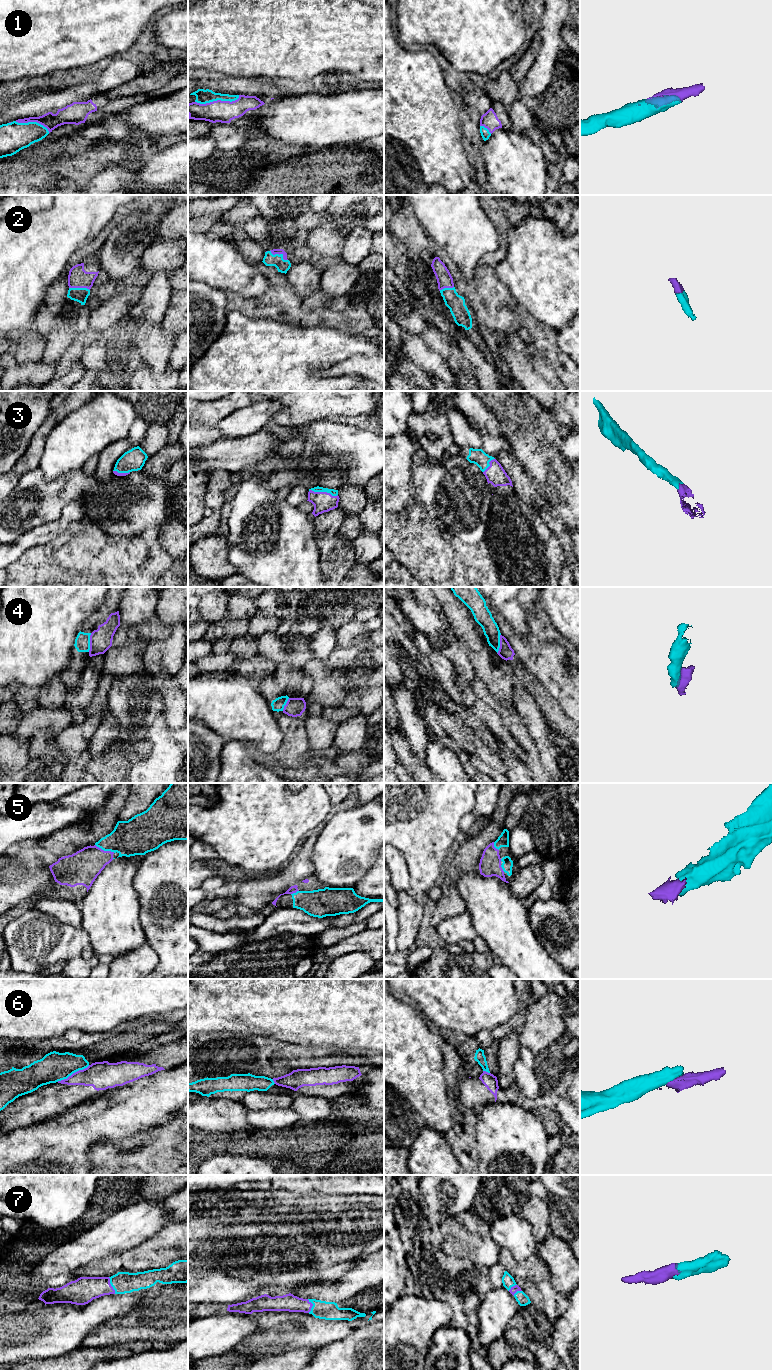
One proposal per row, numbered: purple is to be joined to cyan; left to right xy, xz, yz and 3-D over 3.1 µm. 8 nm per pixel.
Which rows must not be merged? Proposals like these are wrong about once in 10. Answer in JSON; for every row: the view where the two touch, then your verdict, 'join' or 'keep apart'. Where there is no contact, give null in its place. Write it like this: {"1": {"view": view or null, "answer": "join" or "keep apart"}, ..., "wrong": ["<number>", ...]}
{"1": {"view": "xz", "answer": "join"}, "2": {"view": "xz", "answer": "join"}, "3": {"view": "xz", "answer": "join"}, "4": {"view": "xy", "answer": "keep apart"}, "5": {"view": "xy", "answer": "join"}, "6": {"view": "xy", "answer": "keep apart"}, "7": {"view": "xy", "answer": "join"}, "wrong": ["4", "6"]}

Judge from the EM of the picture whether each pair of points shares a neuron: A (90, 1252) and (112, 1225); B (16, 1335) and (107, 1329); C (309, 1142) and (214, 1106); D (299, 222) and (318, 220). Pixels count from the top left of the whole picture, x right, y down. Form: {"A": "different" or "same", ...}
{"A": "same", "B": "different", "C": "different", "D": "same"}

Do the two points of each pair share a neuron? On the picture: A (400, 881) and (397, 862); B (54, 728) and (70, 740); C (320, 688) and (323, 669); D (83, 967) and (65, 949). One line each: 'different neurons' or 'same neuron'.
A: same neuron
B: different neurons
C: different neurons
D: different neurons

